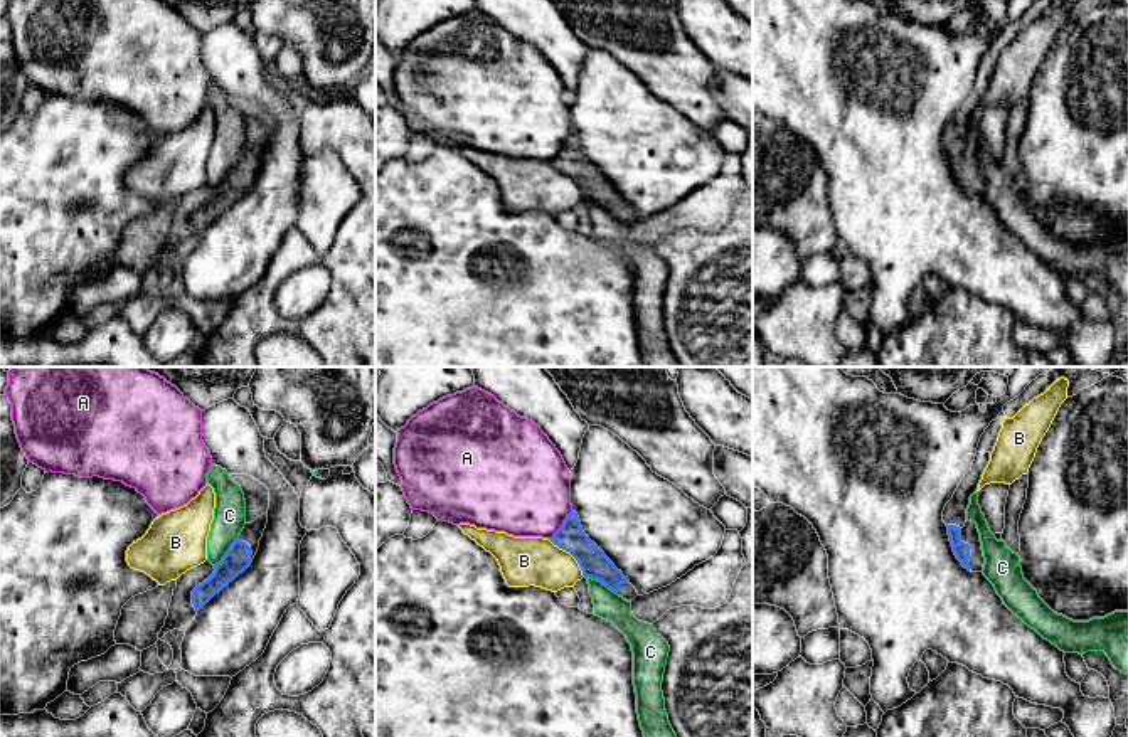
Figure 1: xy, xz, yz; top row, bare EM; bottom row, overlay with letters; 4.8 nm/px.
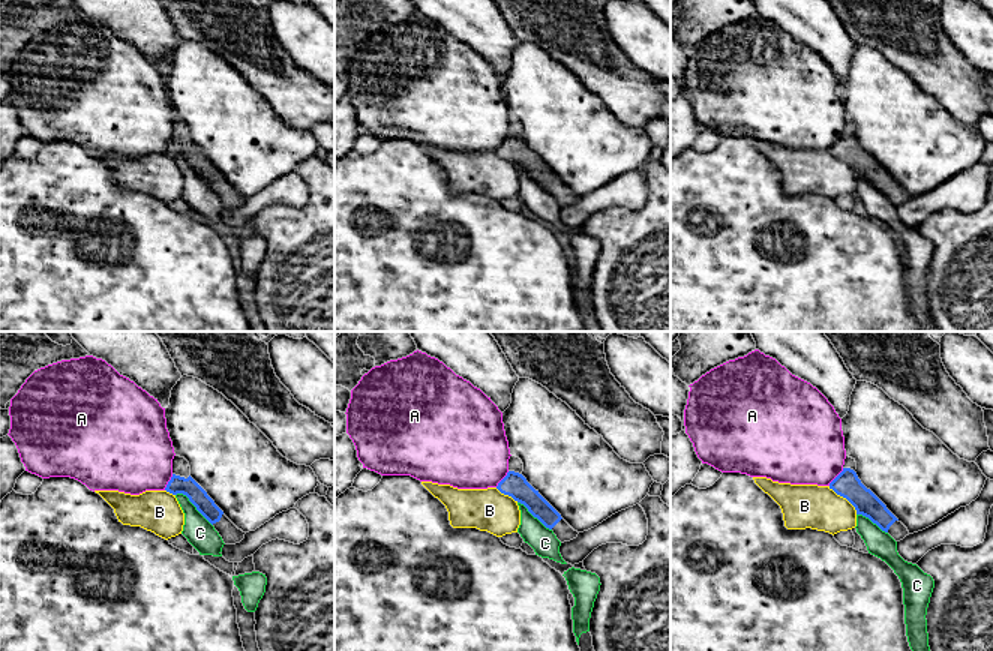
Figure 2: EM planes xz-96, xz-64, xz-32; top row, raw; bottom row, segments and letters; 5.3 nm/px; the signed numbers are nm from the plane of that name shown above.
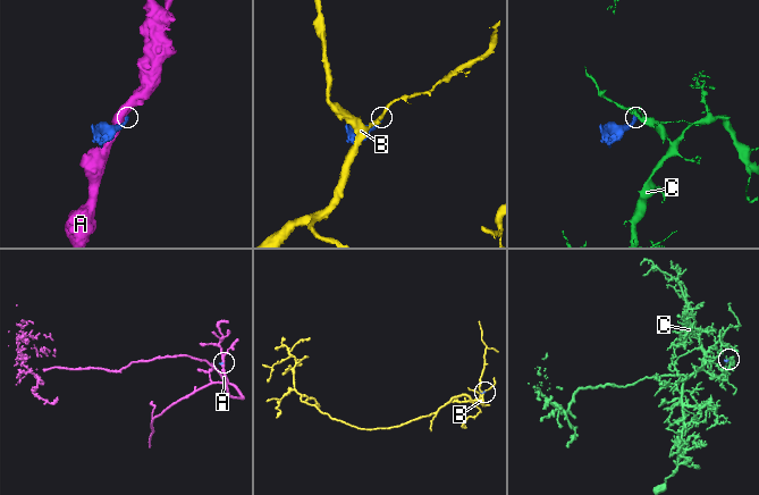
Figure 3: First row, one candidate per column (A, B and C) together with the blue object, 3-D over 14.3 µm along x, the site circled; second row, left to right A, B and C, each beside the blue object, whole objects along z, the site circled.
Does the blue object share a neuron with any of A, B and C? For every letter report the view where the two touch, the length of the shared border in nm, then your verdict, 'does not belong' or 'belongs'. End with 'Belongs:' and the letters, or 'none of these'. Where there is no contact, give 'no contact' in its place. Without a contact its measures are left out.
A: xz | 180 nm | does not belong
B: xz | 260 nm | does not belong
C: xz | 180 nm | does not belong
Belongs: none of these

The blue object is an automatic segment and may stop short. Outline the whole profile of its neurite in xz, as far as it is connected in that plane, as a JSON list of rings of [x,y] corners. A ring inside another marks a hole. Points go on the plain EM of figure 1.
[[[576,135],[567,138],[562,150],[549,163],[577,183],[584,200],[599,204],[626,224],[633,224],[638,219],[628,200],[625,200],[604,175],[583,155]]]

